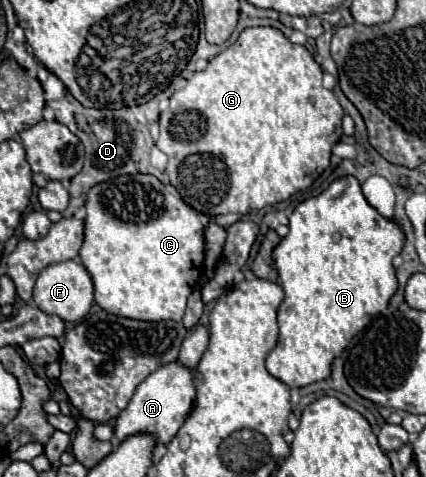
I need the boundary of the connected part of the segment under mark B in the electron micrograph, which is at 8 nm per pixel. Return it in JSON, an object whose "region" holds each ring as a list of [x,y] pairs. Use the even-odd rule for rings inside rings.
{"region":[[[354,176],[332,182],[320,196],[308,198],[296,206],[290,216],[290,232],[274,250],[274,264],[280,274],[280,284],[286,292],[278,308],[280,336],[278,344],[266,358],[266,370],[284,382],[288,388],[302,388],[318,380],[330,378],[332,362],[338,358],[350,340],[381,315],[390,298],[398,290],[392,258],[404,246],[404,232],[392,220],[382,218],[364,198]]]}

